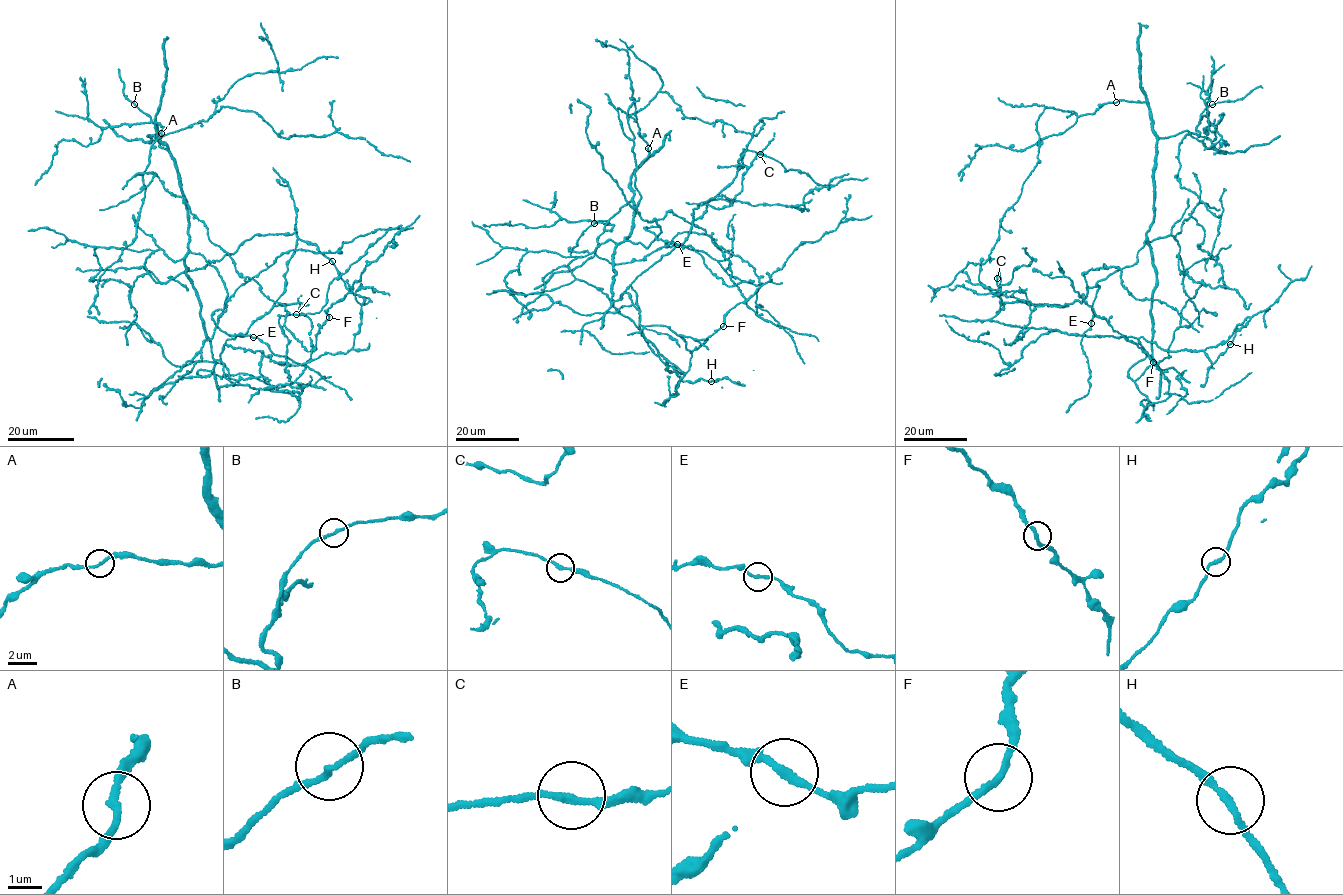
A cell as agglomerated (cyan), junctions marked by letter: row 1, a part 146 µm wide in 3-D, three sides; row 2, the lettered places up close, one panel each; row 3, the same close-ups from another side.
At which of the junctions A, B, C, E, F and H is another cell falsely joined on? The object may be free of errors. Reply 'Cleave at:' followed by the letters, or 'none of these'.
Cleave at: none of these

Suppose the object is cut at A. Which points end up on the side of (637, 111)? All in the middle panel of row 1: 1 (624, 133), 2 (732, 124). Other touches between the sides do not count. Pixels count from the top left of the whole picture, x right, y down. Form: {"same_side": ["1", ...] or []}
{"same_side": ["2"]}

